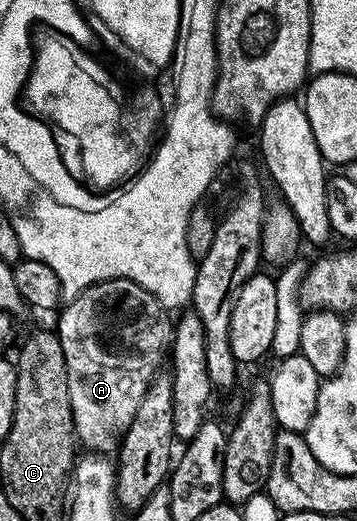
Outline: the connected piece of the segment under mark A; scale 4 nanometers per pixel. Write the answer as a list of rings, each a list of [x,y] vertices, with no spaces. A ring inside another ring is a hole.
[[[116,278],[88,286],[62,309],[56,325],[68,367],[77,441],[98,454],[119,449],[173,337],[169,313],[138,283]]]

